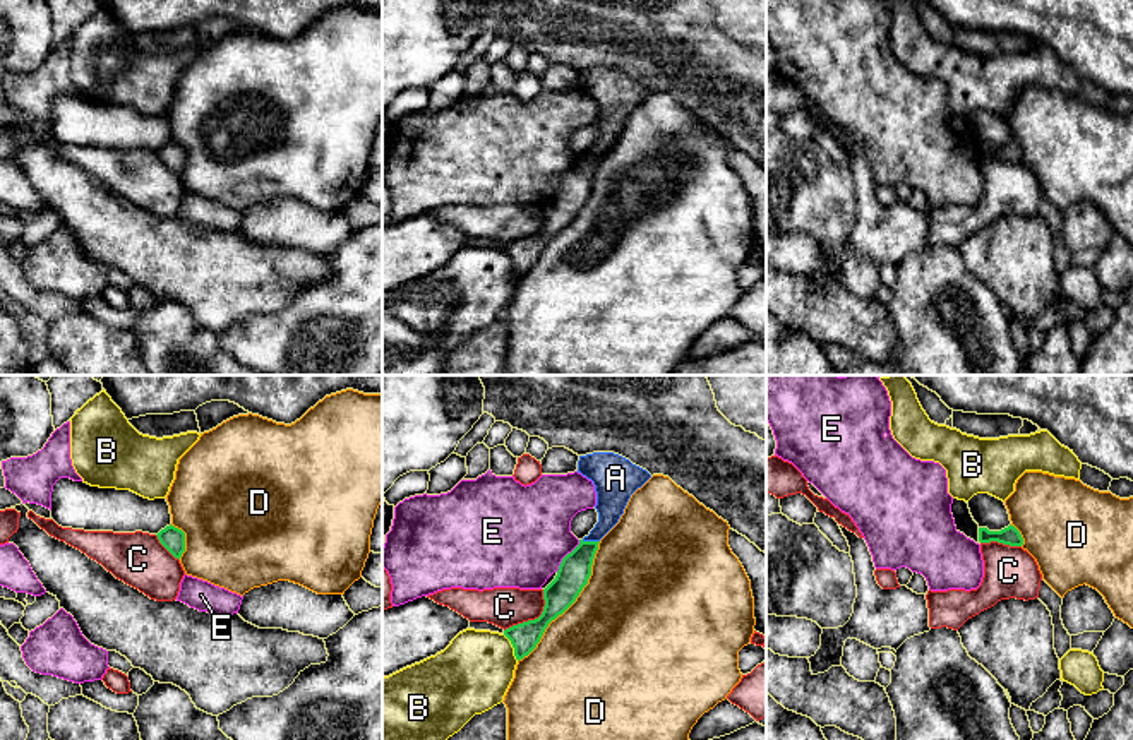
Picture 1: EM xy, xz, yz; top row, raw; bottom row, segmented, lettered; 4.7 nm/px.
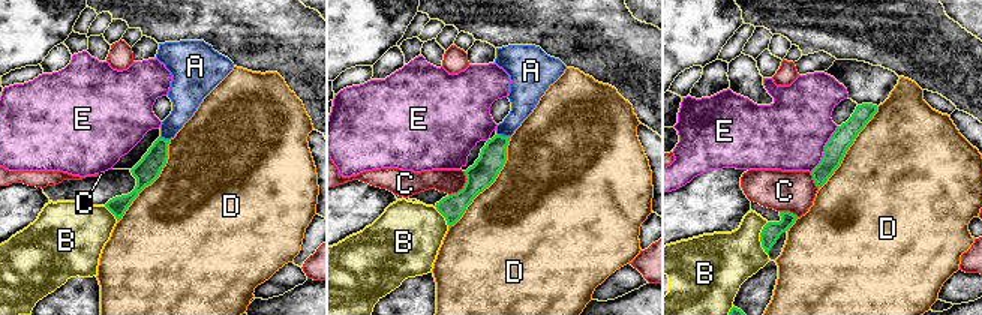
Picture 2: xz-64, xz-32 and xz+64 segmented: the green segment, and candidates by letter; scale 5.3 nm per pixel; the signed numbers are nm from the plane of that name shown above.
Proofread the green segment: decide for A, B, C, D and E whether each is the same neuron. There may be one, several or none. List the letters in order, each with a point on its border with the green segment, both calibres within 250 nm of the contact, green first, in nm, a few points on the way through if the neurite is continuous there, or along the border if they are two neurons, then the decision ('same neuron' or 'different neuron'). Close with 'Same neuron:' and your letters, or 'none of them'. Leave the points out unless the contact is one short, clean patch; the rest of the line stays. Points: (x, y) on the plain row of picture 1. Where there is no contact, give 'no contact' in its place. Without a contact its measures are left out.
A: xz (590, 158) | 150/160 nm | along xz (581, 156), (599, 158) | different neuron
B: xz (513, 262) | 130/360 nm | different neuron
C: xz (535, 235) | 150/190 nm | along xz (544, 206), (544, 226), (537, 233), (513, 240), (504, 247) | different neuron
D: xz (571, 220) | 150/500 nm | different neuron
E: xz (566, 172) | 150/480 nm | different neuron
Same neuron: none of them

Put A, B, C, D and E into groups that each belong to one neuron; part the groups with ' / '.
A / B / C / D / E

